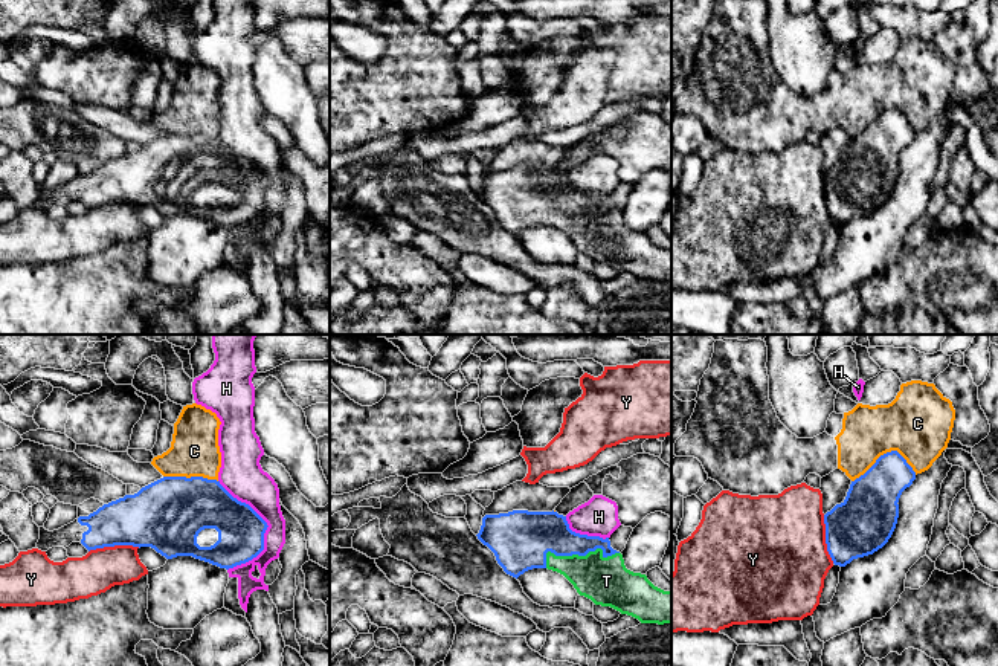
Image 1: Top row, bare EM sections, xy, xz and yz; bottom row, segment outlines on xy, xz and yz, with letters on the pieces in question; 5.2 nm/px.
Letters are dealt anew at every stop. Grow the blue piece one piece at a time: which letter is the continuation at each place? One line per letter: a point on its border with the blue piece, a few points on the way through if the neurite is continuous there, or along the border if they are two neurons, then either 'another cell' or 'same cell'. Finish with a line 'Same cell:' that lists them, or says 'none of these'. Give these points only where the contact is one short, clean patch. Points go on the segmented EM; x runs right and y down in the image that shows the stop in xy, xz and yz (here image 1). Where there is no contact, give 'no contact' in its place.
C: meets blue in yz at (884, 454); border along yz (916, 472), (896, 451), (887, 451), (852, 481); another cell
H: meets blue in xy at (266, 529); another cell
T: meets blue in xz at (577, 553); same cell
Y: meets blue in xy at (113, 546); another cell
Same cell: T

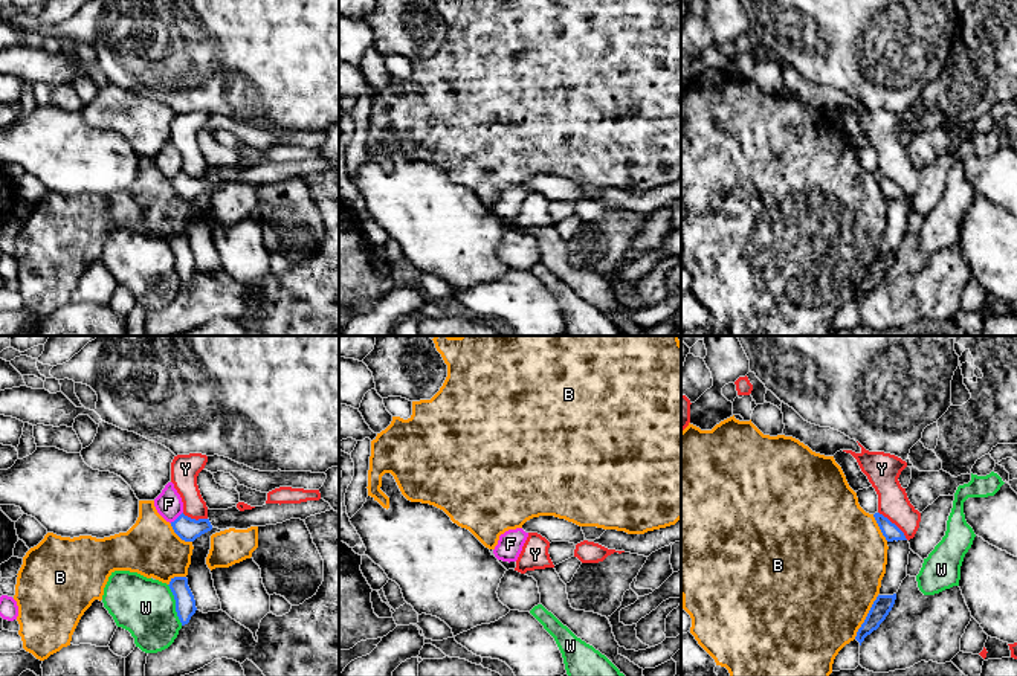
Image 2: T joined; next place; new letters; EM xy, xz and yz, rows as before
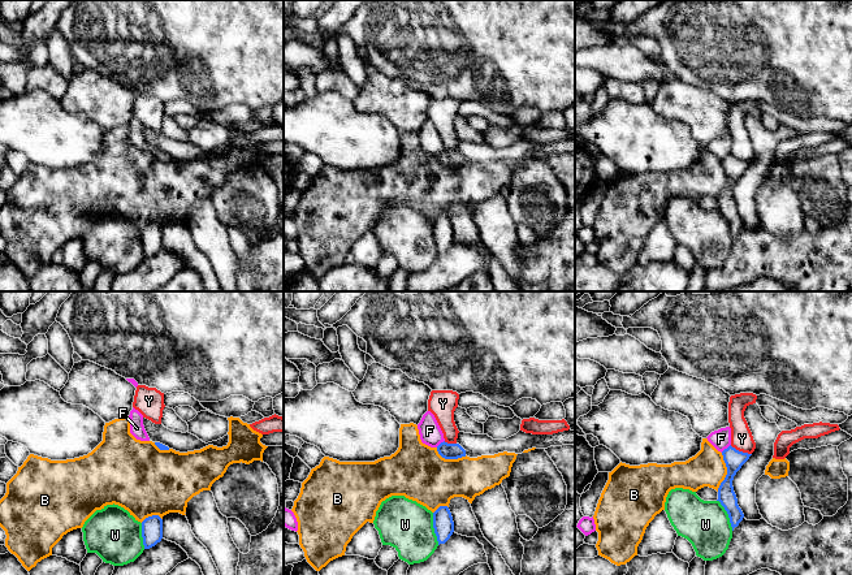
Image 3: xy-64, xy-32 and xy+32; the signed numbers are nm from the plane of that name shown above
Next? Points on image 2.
B: meets blue in yz at (866, 617); another cell
F: meets blue in xy at (177, 518); border along xy (182, 511), (170, 522); another cell
W: meets blue in xy at (176, 605); another cell
Y: meets blue in yz at (894, 524); border along yz (878, 511), (907, 539); another cell
Same cell: none of these

